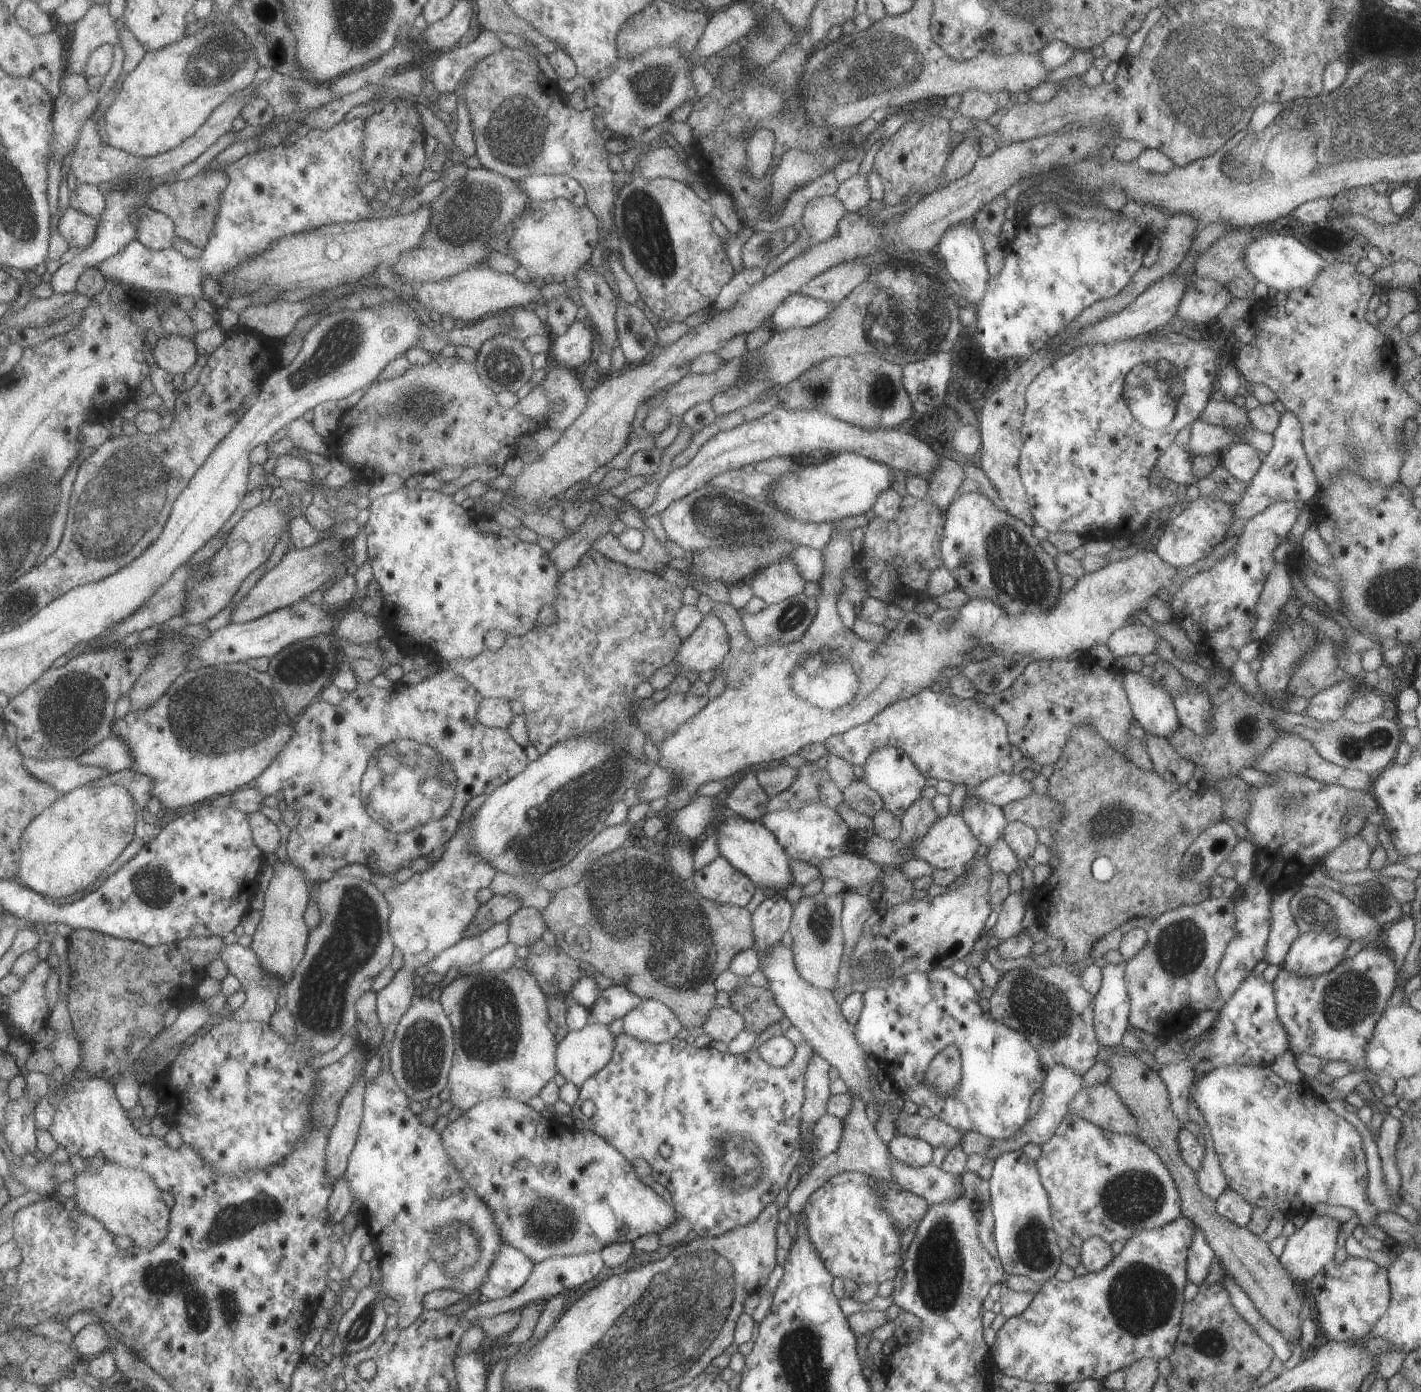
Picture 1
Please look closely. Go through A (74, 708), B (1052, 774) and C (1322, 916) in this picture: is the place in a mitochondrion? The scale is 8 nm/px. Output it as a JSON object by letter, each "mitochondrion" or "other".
{"A":"mitochondrion","B":"other","C":"mitochondrion"}

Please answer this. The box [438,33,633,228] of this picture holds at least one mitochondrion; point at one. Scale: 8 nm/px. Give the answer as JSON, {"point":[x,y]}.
{"point":[515,128]}

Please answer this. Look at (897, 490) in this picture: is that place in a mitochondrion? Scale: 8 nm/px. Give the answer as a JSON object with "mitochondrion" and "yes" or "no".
{"mitochondrion":"no"}

